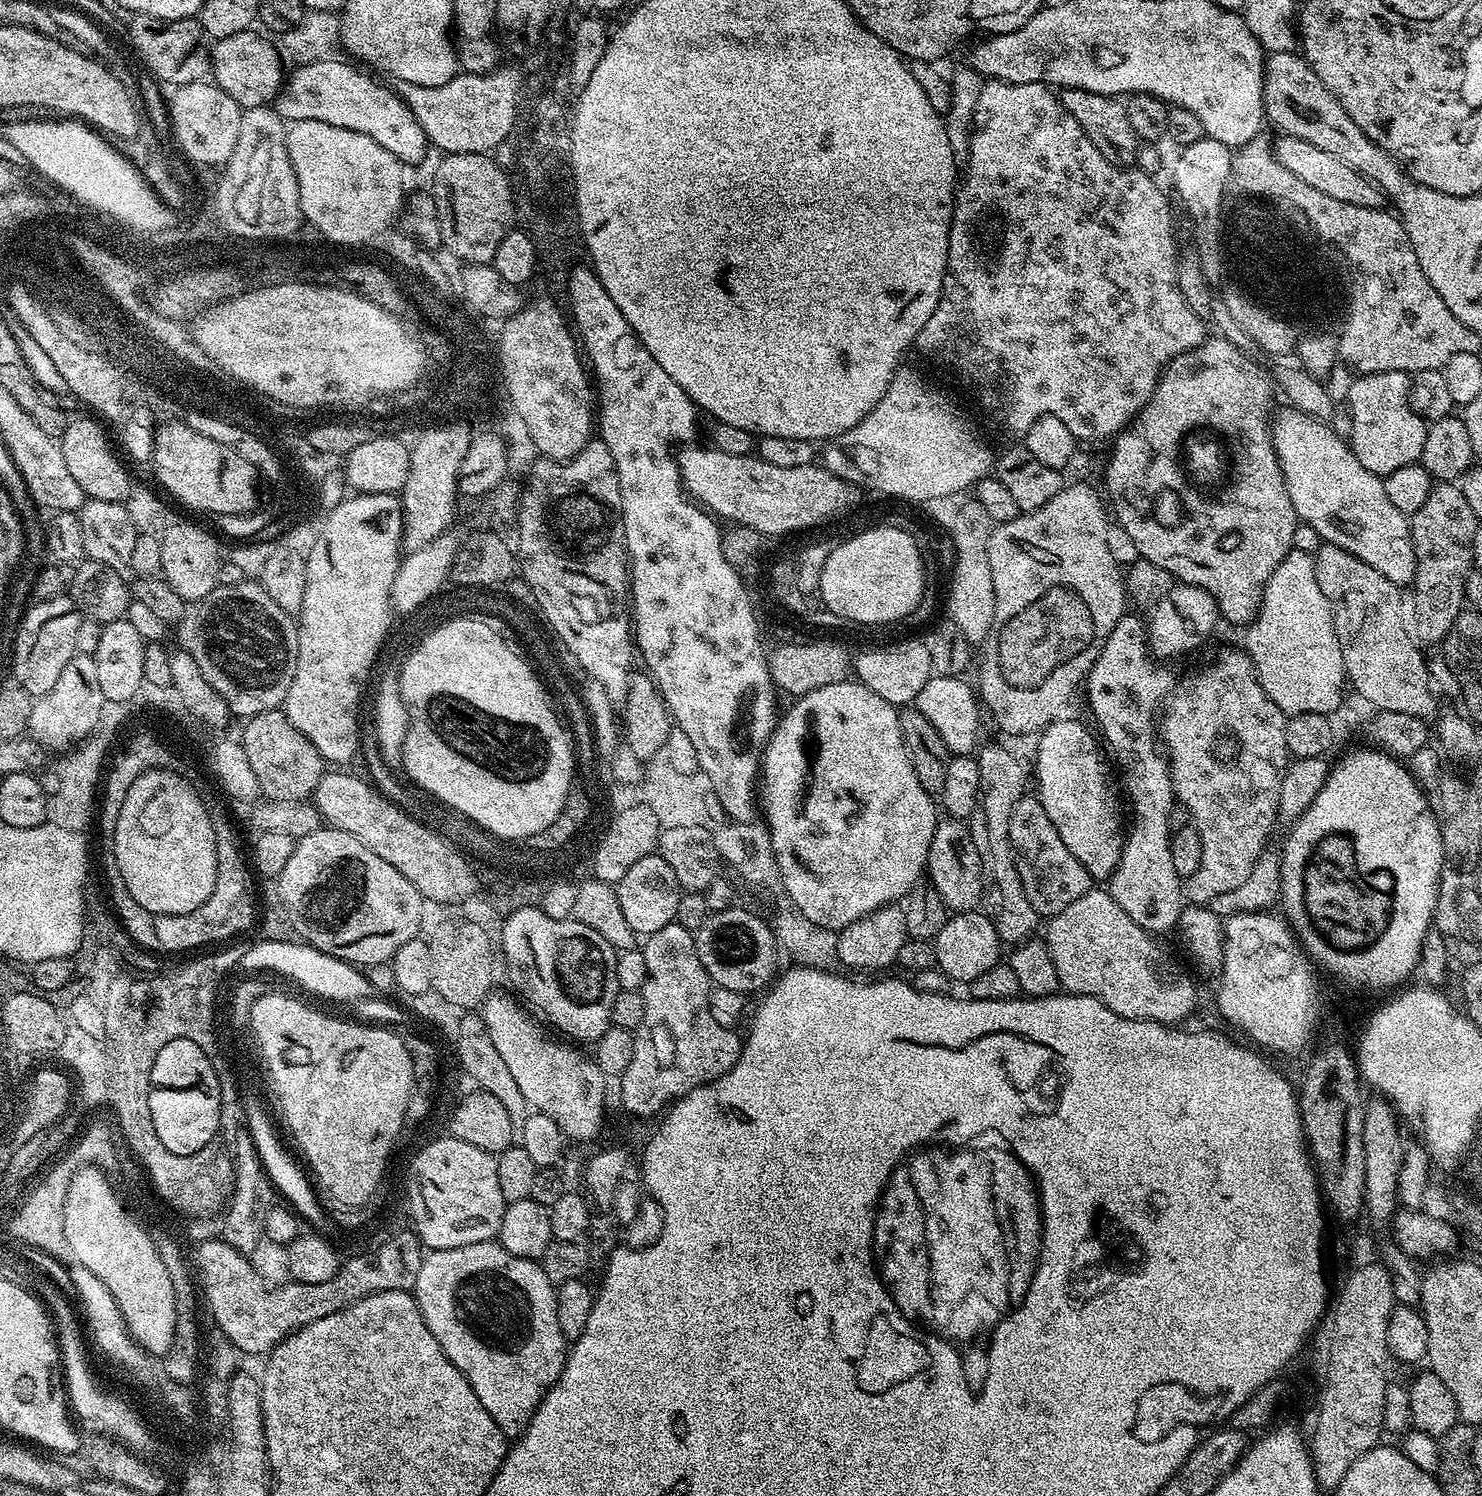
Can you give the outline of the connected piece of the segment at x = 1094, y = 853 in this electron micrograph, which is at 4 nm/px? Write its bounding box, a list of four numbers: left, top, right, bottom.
[1034,719,1125,882]

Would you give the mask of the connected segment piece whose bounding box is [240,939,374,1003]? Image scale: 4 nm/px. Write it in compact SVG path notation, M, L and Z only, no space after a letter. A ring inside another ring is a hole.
M260 940L259 943L247 948L241 953L240 960L243 964L250 965L255 972L278 974L294 980L304 989L324 998L340 1002L357 1002L362 998L371 997L374 989L372 983L363 974L363 971L344 960L336 959L333 955L318 951L312 945L301 941L288 940Z

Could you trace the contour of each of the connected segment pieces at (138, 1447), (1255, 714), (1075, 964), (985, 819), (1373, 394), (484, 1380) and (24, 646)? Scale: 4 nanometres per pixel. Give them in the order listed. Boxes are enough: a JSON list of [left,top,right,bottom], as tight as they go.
[[38,1278,158,1458],[1158,648,1290,906],[1047,886,1196,1026],[966,744,1041,946],[1346,372,1428,478],[414,1240,566,1437],[12,594,81,698]]

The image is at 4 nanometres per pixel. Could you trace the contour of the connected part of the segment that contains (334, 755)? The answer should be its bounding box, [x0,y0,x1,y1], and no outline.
[282,492,404,766]

